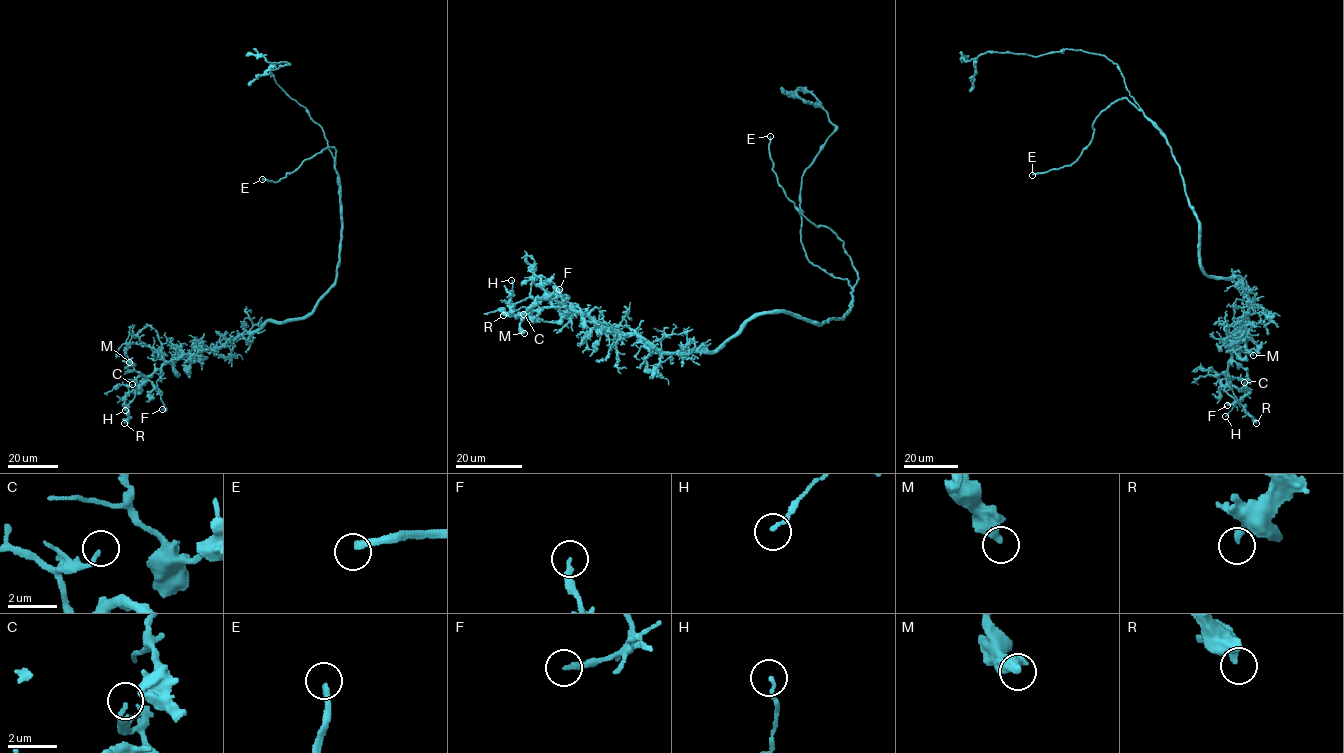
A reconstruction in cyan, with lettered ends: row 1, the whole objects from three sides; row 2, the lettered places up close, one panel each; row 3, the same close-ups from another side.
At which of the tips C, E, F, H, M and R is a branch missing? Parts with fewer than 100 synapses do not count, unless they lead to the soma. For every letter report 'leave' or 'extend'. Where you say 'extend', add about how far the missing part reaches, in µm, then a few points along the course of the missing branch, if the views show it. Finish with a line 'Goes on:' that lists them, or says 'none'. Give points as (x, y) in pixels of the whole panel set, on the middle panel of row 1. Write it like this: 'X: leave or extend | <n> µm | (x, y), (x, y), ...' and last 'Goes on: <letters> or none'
C: leave
E: extend | 60 µm | (770, 136), (780, 122), (781, 88), (787, 72), (791, 71), (798, 46), (834, 11), (849, 9)
F: leave
H: leave
M: leave
R: leave
Goes on: E

